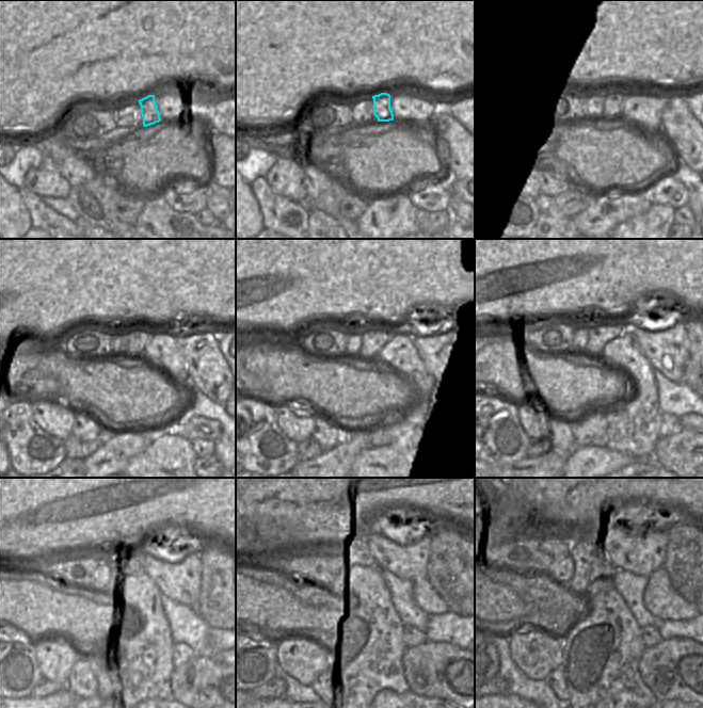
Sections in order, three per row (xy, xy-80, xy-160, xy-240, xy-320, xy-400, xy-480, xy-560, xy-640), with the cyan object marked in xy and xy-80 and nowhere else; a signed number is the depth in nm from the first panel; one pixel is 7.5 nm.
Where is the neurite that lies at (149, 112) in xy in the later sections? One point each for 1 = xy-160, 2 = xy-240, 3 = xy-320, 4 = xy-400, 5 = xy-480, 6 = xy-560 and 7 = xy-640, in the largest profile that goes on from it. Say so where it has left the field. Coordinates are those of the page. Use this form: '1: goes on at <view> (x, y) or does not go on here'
1: goes on at xy-160 (613, 100)
2: goes on at xy-240 (138, 338)
3: goes on at xy-320 (373, 339)
4: goes on at xy-400 (600, 334)
5: goes on at xy-480 (120, 570)
6: goes on at xy-560 (352, 566)
7: goes on at xy-640 (590, 569)

